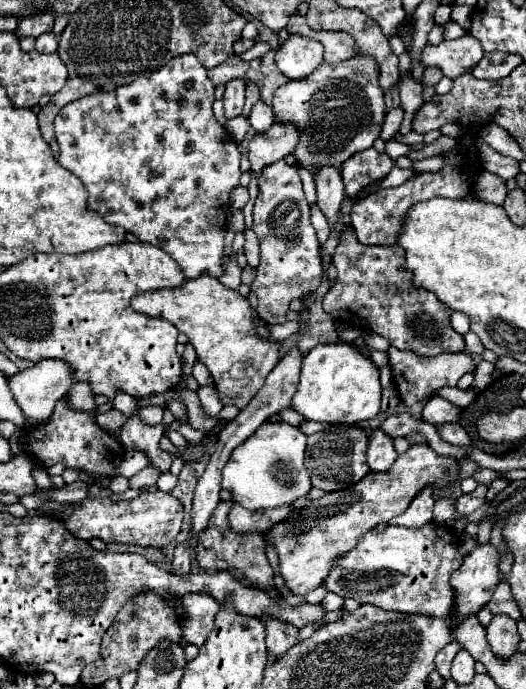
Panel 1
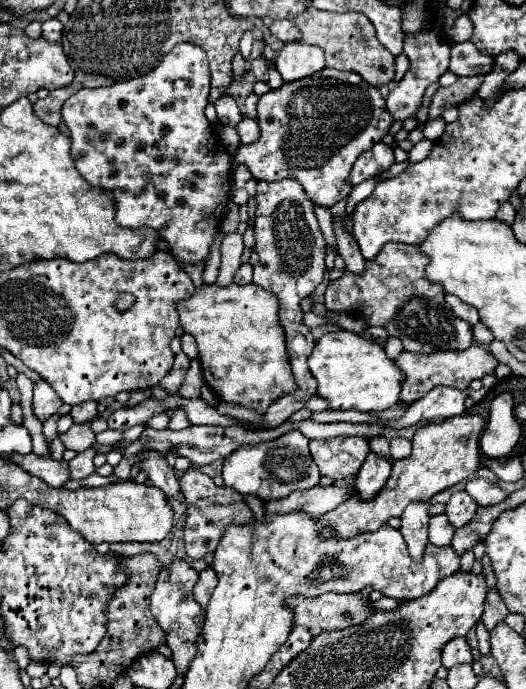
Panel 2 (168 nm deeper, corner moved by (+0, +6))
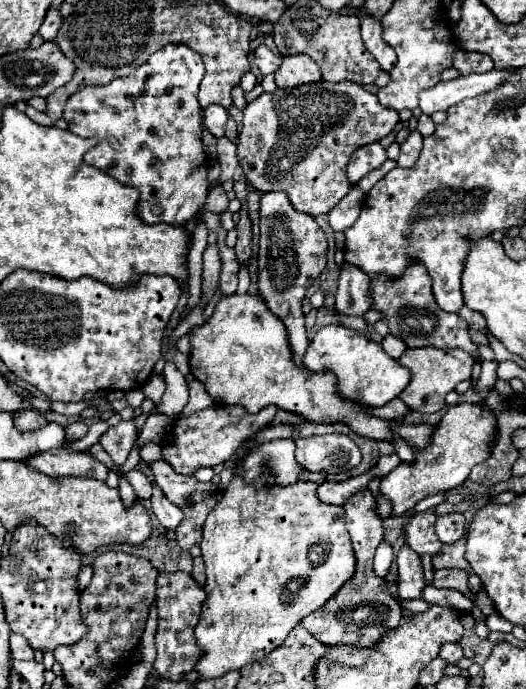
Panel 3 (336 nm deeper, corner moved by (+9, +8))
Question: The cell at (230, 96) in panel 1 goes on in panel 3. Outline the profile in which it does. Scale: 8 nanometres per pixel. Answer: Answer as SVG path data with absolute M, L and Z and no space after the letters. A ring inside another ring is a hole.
M209 106L203 110L203 122L205 122L205 128L215 136L215 138L221 138L223 132L225 132L225 122L227 122L229 114L223 106Z

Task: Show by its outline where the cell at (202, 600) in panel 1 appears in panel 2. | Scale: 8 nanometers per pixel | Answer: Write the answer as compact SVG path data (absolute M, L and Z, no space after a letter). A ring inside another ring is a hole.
M206 568L204 572L200 572L200 578L198 578L196 586L194 586L194 598L202 606L202 610L206 610L216 582L218 582L218 576L214 574L212 568Z

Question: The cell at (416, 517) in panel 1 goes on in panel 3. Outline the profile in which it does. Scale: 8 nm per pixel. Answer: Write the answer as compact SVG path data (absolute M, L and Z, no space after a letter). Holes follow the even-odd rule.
M407 544L401 546L397 554L397 566L399 566L399 598L401 600L415 600L421 598L425 588L423 568L419 554L415 554Z

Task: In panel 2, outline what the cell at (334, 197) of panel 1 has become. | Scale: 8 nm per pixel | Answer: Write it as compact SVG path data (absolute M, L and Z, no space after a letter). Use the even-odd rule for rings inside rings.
M332 218L334 224L334 236L336 236L336 246L338 246L338 254L344 258L346 268L354 270L354 272L362 272L364 270L364 258L358 250L358 244L354 240L354 236L346 230L344 226L344 218Z

